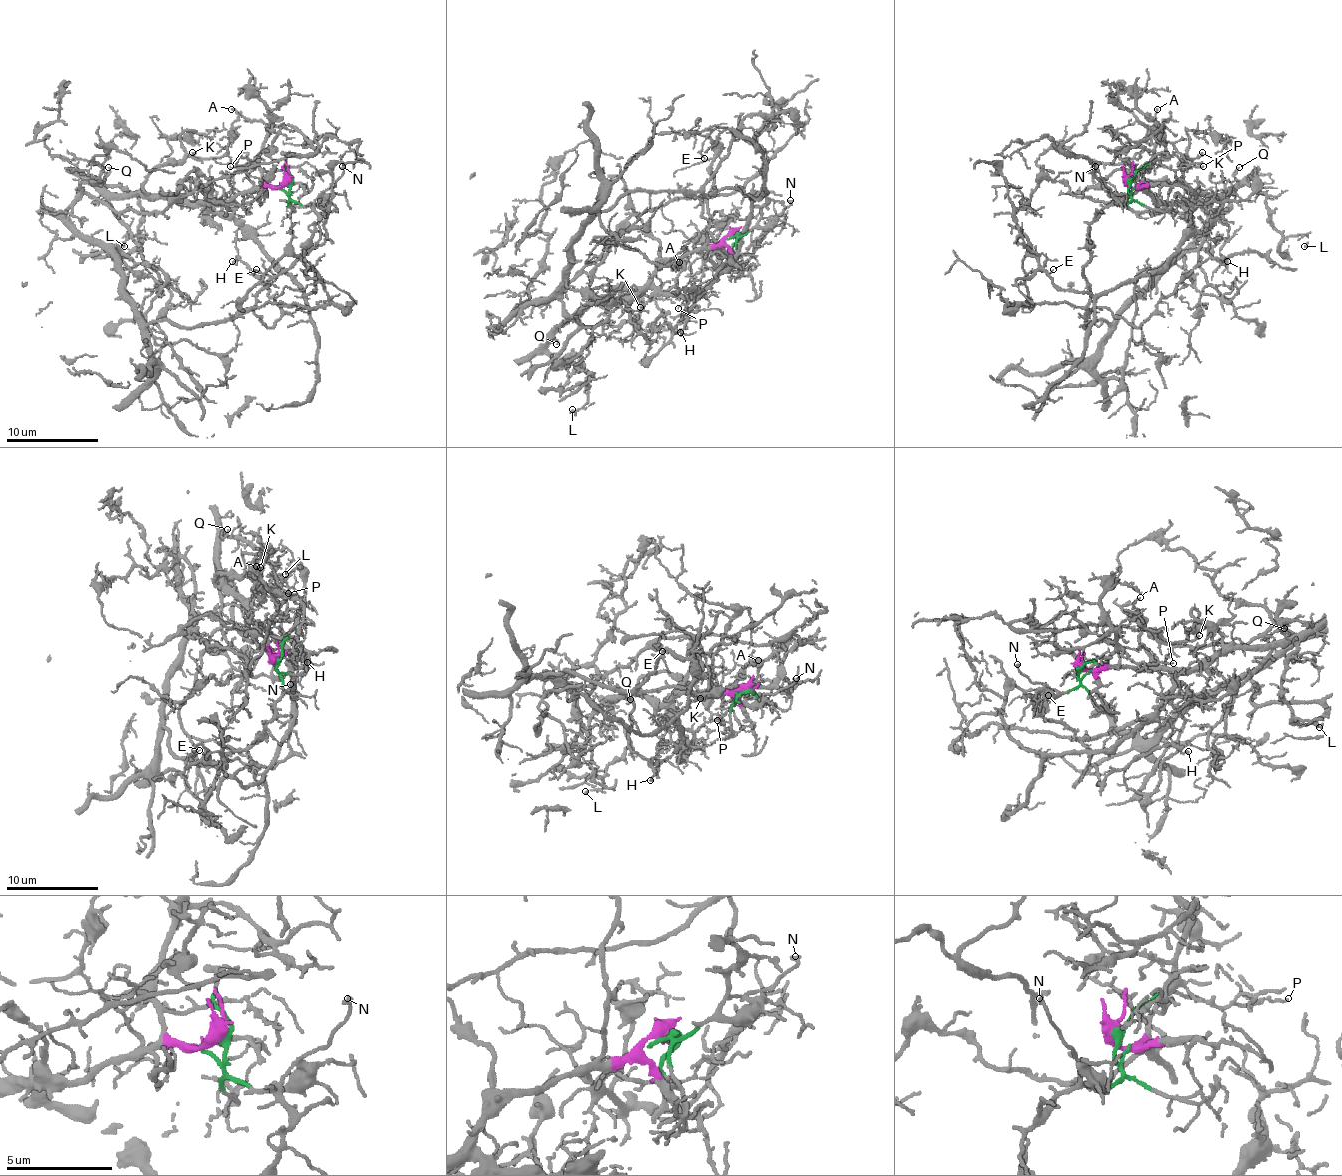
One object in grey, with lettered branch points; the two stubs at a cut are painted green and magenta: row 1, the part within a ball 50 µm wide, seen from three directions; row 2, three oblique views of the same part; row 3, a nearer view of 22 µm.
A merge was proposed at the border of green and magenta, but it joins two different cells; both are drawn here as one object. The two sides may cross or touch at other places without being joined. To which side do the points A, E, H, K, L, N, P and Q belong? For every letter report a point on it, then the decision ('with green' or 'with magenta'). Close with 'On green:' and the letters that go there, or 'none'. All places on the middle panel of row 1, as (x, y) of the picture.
A: (679, 262) | with magenta
E: (704, 158) | with magenta
H: (680, 332) | with green
K: (640, 307) | with magenta
L: (572, 409) | with magenta
N: (790, 200) | with green
P: (678, 308) | with magenta
Q: (556, 344) | with magenta
On green: H, N

